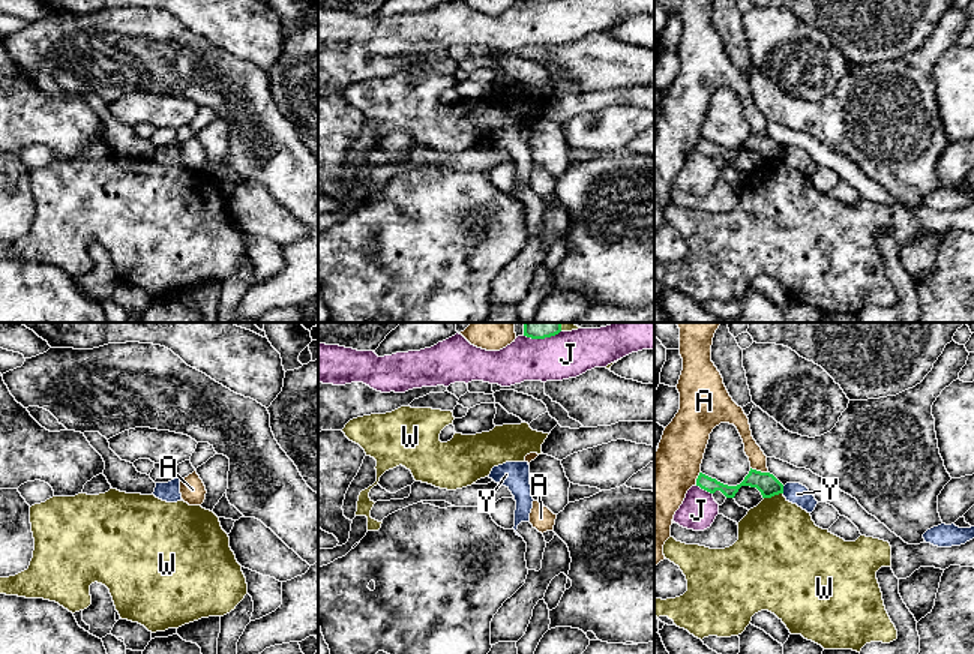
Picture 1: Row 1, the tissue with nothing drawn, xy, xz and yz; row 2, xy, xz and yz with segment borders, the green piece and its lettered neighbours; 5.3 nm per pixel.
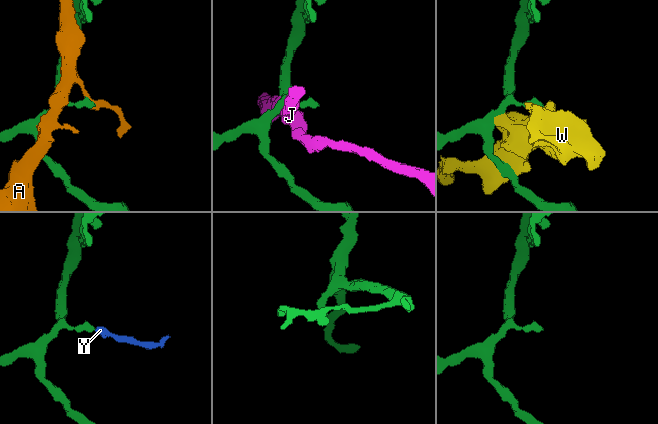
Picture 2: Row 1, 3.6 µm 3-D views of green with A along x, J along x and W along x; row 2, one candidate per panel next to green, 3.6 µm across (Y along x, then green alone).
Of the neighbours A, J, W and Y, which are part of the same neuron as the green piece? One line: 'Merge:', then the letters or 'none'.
Merge: none

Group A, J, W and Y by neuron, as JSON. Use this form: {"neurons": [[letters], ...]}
{"neurons": [["A"], ["J"], ["W"], ["Y"]]}

